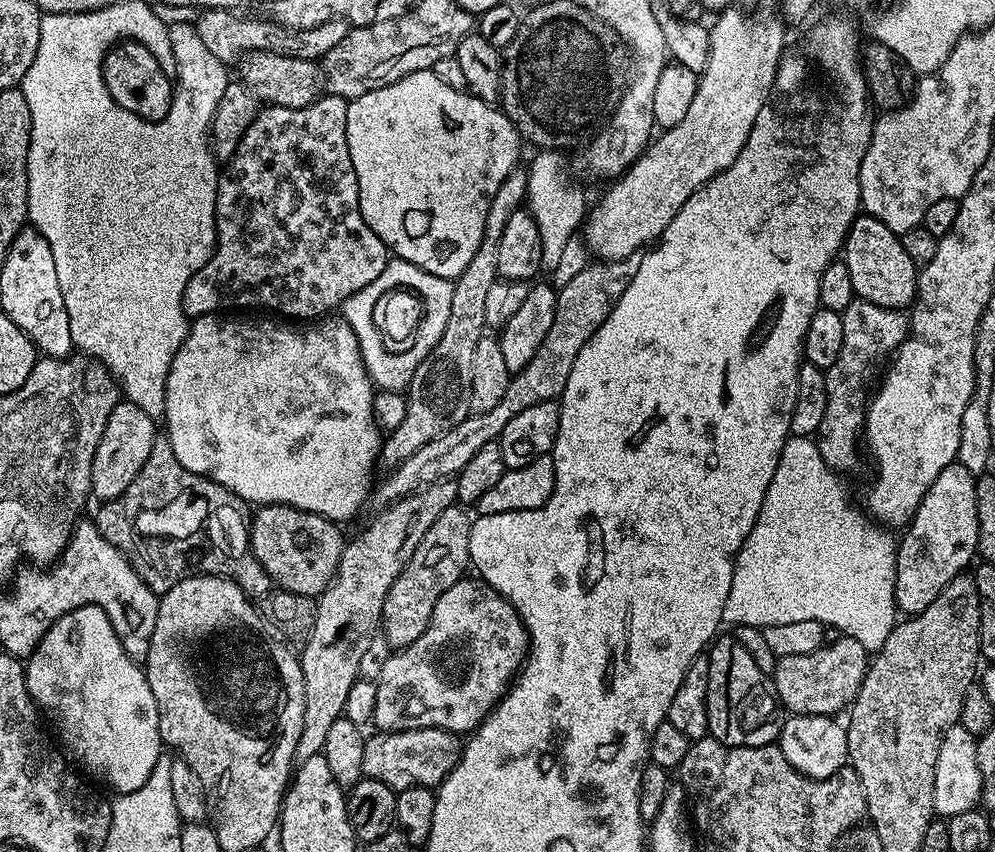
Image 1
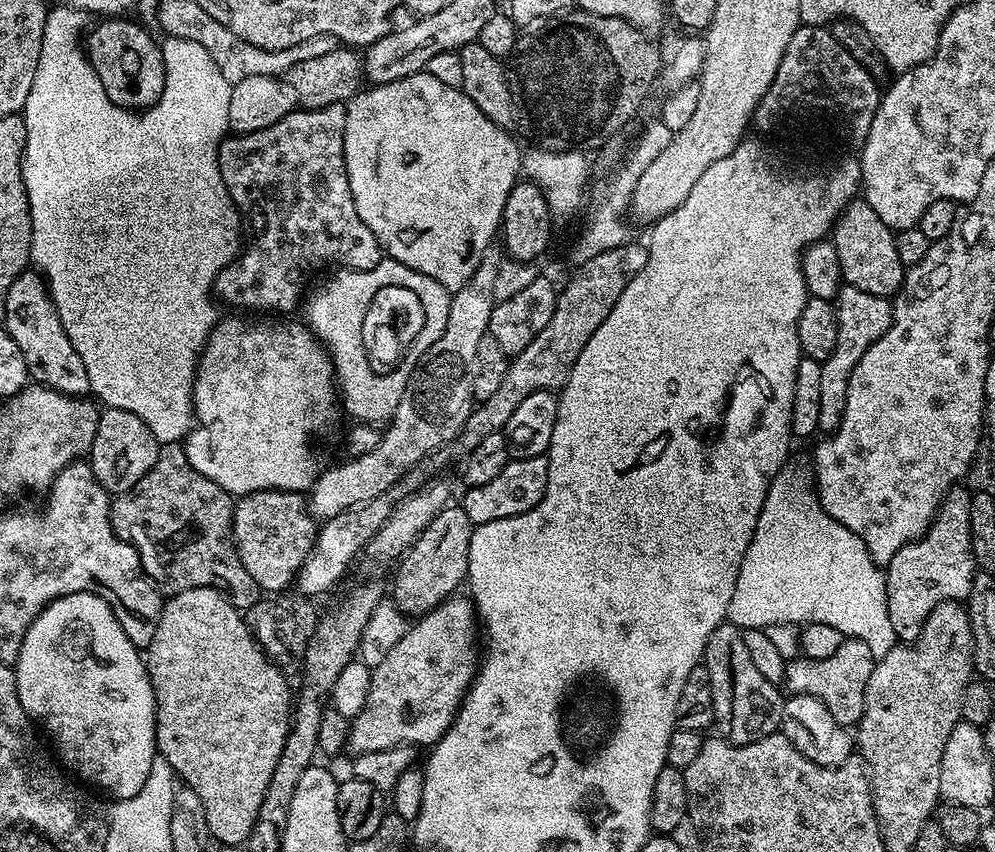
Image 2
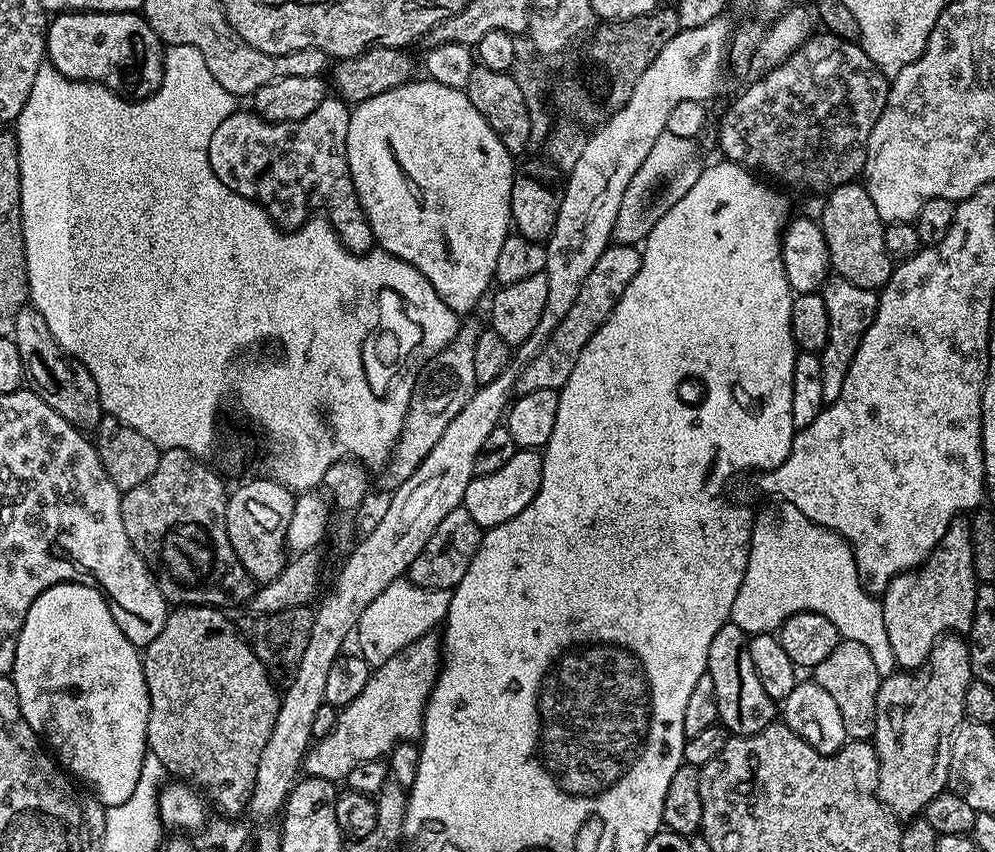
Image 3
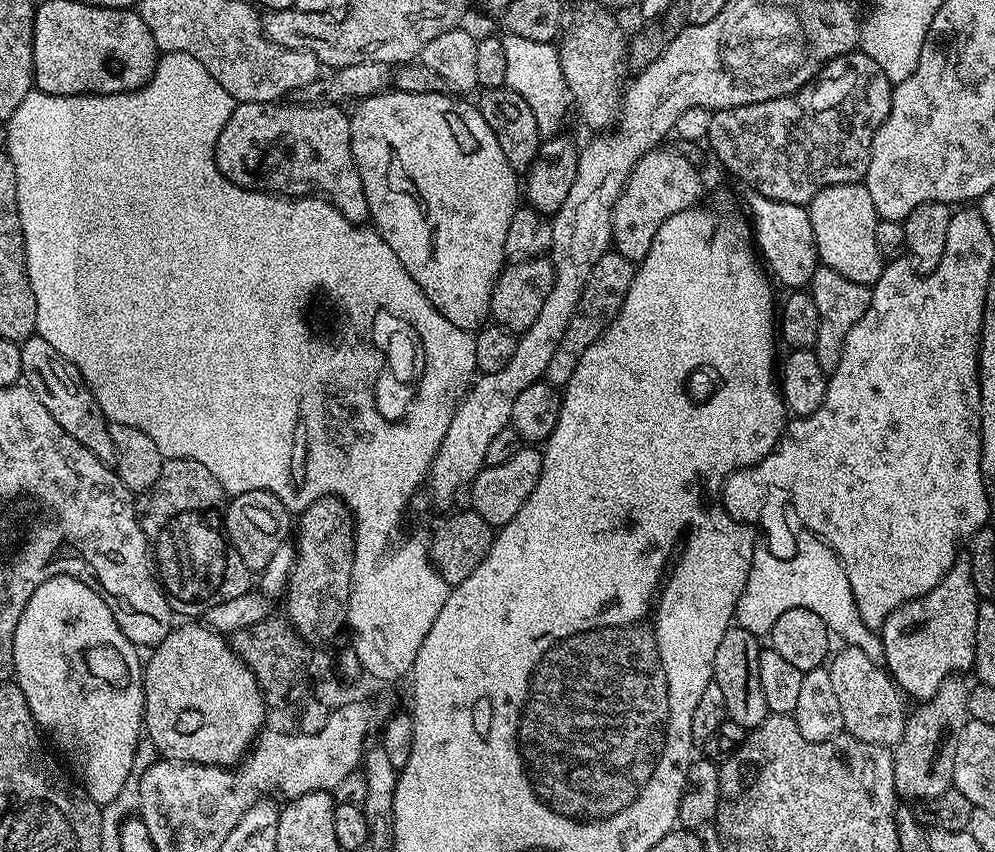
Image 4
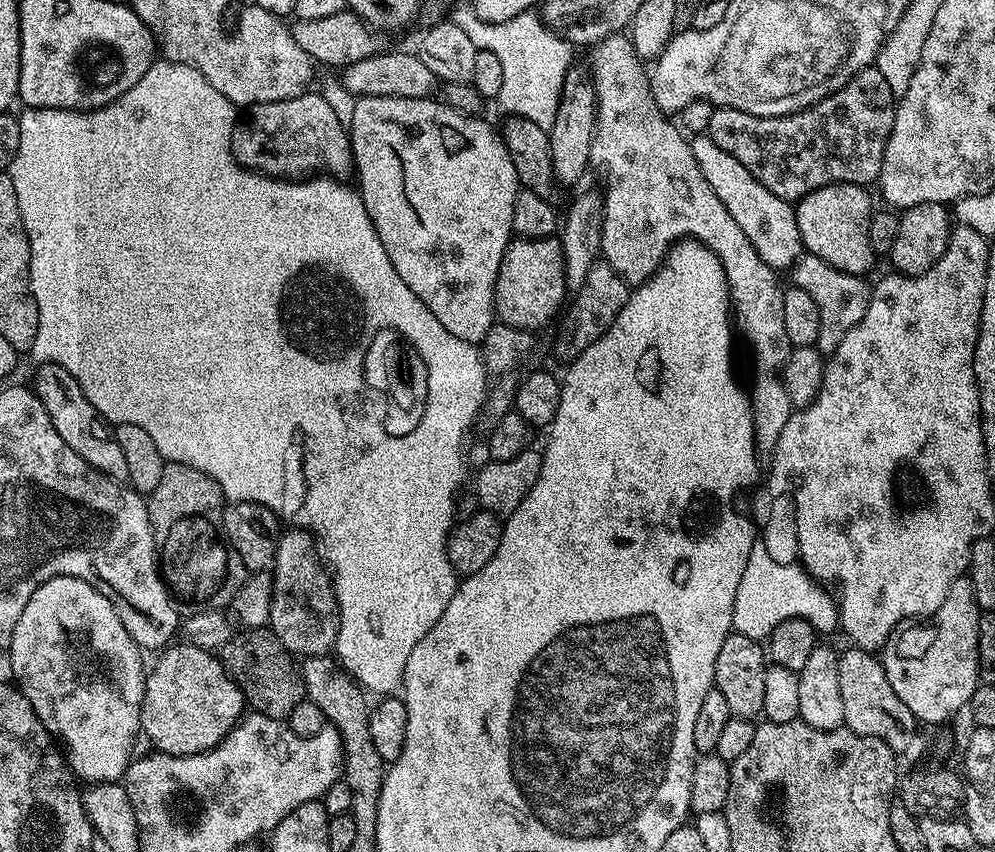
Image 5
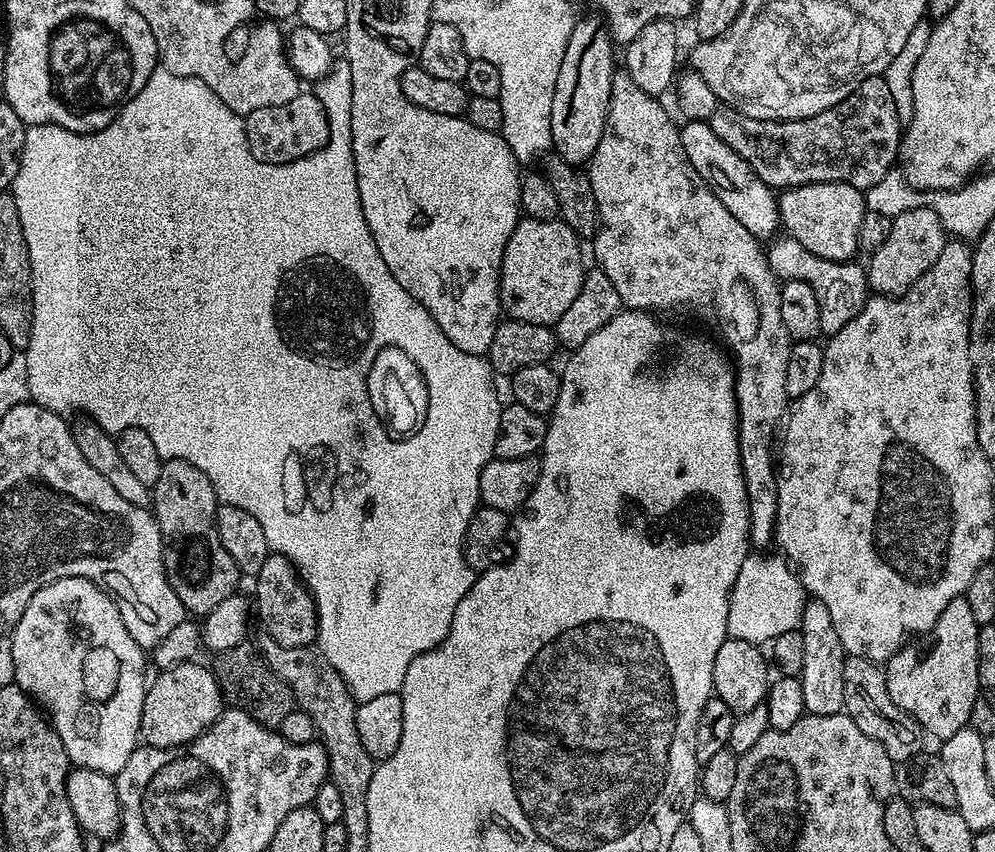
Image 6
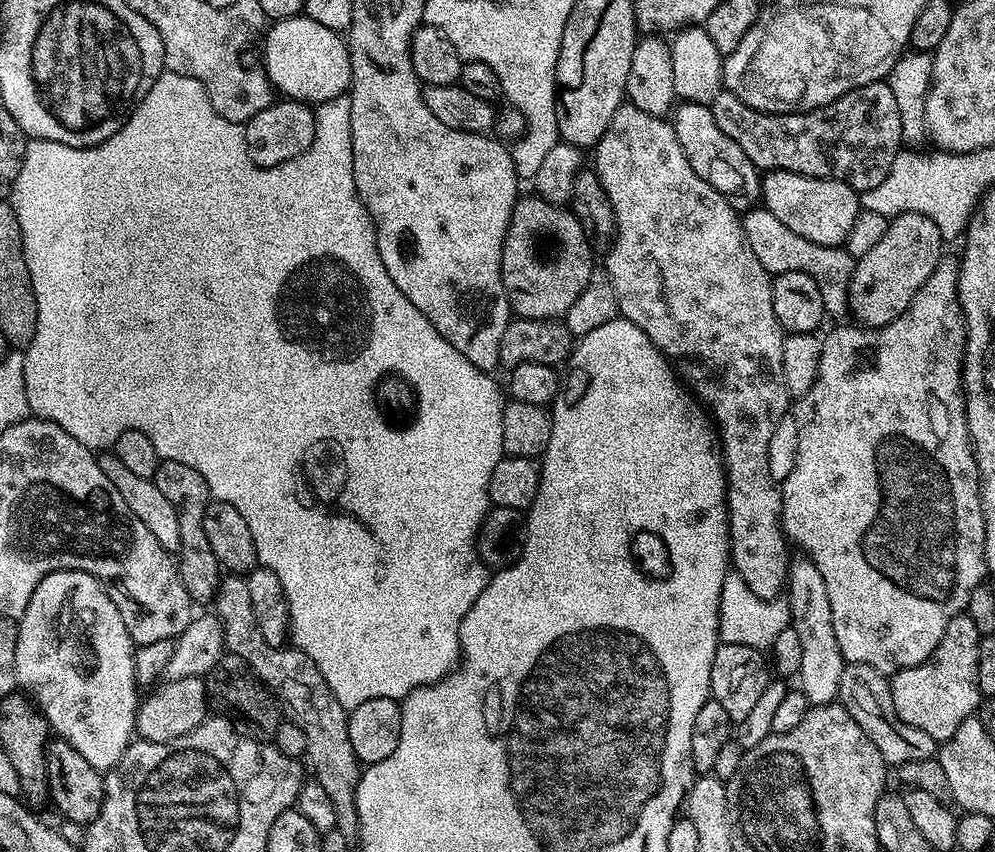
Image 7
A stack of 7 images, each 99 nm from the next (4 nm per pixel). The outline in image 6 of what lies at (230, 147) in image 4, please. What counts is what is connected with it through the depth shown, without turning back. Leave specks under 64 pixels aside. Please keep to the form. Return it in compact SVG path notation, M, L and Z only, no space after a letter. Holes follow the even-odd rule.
M301 91L282 106L266 106L244 116L250 154L264 163L284 164L318 151L328 141L328 119L322 102L311 91Z

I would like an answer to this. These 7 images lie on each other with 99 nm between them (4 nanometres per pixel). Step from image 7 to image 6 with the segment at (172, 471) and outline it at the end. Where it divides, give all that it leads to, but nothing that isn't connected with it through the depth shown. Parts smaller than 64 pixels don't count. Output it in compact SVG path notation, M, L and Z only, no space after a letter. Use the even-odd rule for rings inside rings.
M165 460L162 474L158 474L158 482L151 489L150 504L165 541L177 540L188 547L164 549L164 565L174 594L178 594L185 613L207 614L222 598L233 595L237 591L236 583L242 580L239 566L226 554L218 538L216 487L198 466L190 466L185 460Z

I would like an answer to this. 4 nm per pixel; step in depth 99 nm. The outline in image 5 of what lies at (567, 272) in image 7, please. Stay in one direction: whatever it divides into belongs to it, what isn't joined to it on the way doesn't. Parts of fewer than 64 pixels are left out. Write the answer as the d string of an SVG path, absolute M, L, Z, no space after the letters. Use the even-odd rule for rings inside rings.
M543 236L537 240L513 239L504 251L502 266L498 266L494 290L496 320L515 328L537 330L536 328L550 323L552 319L557 319L558 313L565 307L568 295L564 251L559 239L556 236Z

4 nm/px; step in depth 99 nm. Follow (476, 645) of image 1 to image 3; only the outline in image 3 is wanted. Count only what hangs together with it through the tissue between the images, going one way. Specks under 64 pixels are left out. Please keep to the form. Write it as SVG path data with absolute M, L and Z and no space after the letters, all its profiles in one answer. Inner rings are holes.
M436 634L418 638L413 644L406 646L398 654L394 654L394 658L379 665L366 682L362 694L358 694L354 702L339 709L331 734L319 737L315 741L314 747L304 758L303 771L314 778L344 782L347 781L350 770L354 770L358 762L387 757L392 747L401 742L419 741L424 731L424 708L428 704L428 696L432 693L432 687L436 685L436 677L440 675L441 667L442 640Z

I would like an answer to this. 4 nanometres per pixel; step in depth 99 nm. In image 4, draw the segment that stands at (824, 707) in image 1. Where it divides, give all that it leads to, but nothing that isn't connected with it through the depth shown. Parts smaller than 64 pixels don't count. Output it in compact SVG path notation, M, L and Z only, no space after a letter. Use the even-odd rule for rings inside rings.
M847 646L841 649L840 653L836 652L831 657L827 669L830 683L834 685L834 694L838 697L838 707L842 709L844 732L862 742L896 745L904 733L906 707L904 708L905 701L895 680L881 665L873 662L867 654L862 654L862 650Z

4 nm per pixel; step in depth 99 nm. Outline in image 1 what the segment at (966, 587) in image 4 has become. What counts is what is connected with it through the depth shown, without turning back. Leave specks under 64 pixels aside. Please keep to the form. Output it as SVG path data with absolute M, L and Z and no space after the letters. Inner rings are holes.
M959 462L946 466L934 482L930 482L930 490L922 498L918 510L912 515L903 529L904 537L899 537L896 546L896 607L905 617L917 616L950 582L961 575L968 563L977 559L978 546L978 494L976 493L977 473L966 470Z

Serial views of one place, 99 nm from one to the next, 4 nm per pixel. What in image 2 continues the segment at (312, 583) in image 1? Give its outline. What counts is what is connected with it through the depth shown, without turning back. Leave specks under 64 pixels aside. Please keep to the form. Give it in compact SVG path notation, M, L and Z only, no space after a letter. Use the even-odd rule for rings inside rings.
M273 488L248 492L235 501L232 510L236 553L242 566L246 566L246 574L254 578L264 594L280 594L295 585L300 567L316 542L317 531L317 521L308 511L305 497L298 492Z

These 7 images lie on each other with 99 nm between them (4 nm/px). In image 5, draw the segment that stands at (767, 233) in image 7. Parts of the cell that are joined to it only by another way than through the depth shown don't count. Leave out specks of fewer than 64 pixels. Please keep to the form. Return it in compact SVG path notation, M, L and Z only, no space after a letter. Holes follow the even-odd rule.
M805 254L796 261L795 272L795 287L806 290L806 294L810 294L810 298L814 298L814 302L818 306L818 315L822 321L814 346L820 352L831 354L834 350L838 350L842 338L846 338L846 334L850 334L850 330L854 330L854 326L858 326L858 322L862 322L862 314L866 314L868 303L872 297L872 288L870 284L867 284L869 281L863 276L846 274L842 270L830 266L830 262L826 262L821 256L811 254Z

